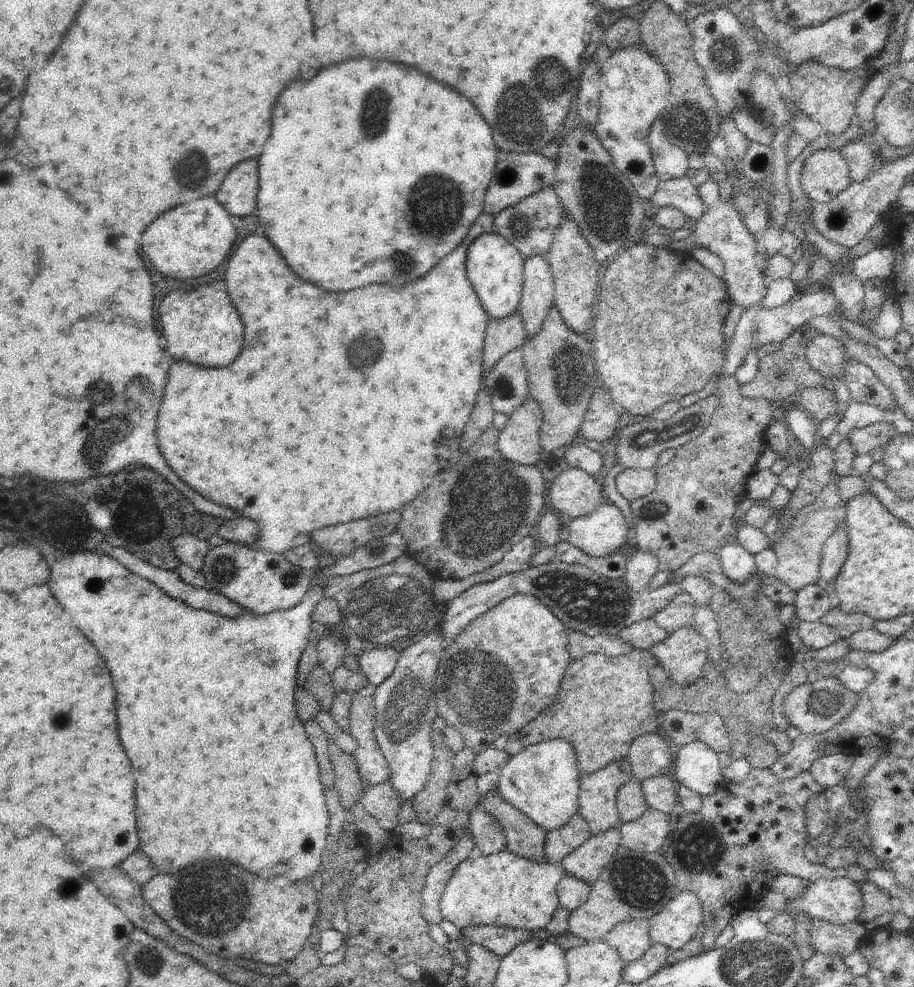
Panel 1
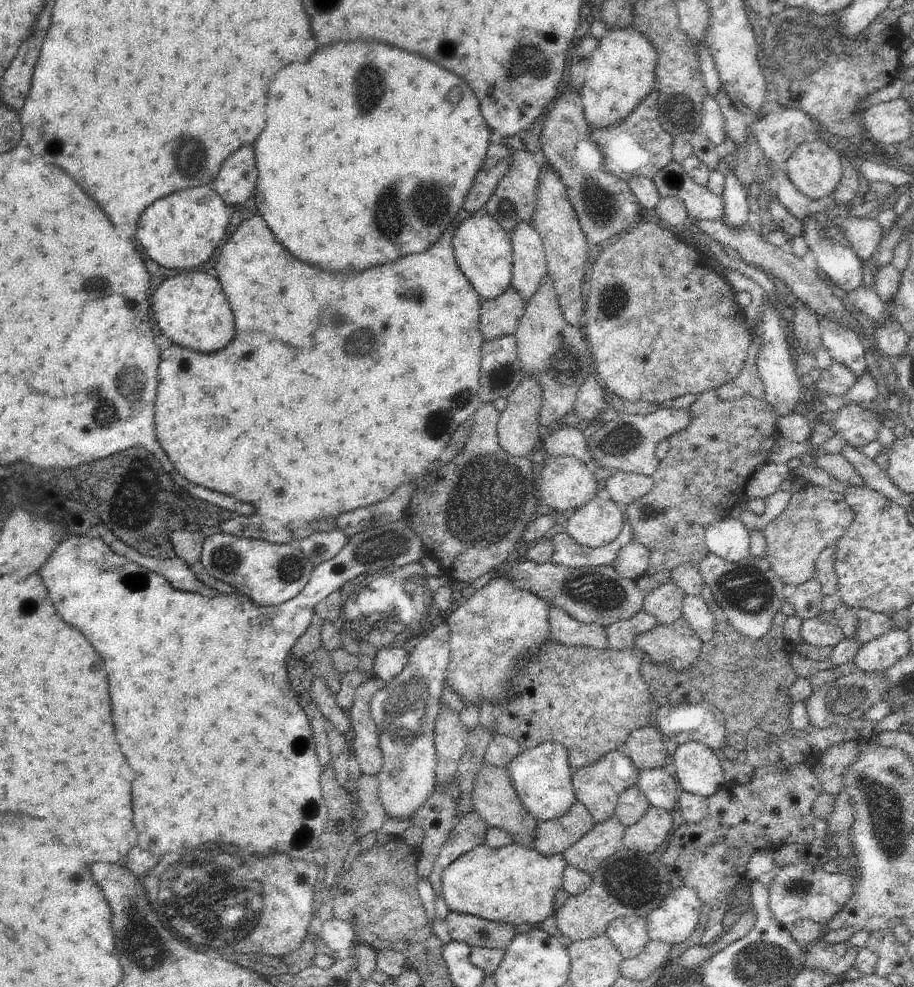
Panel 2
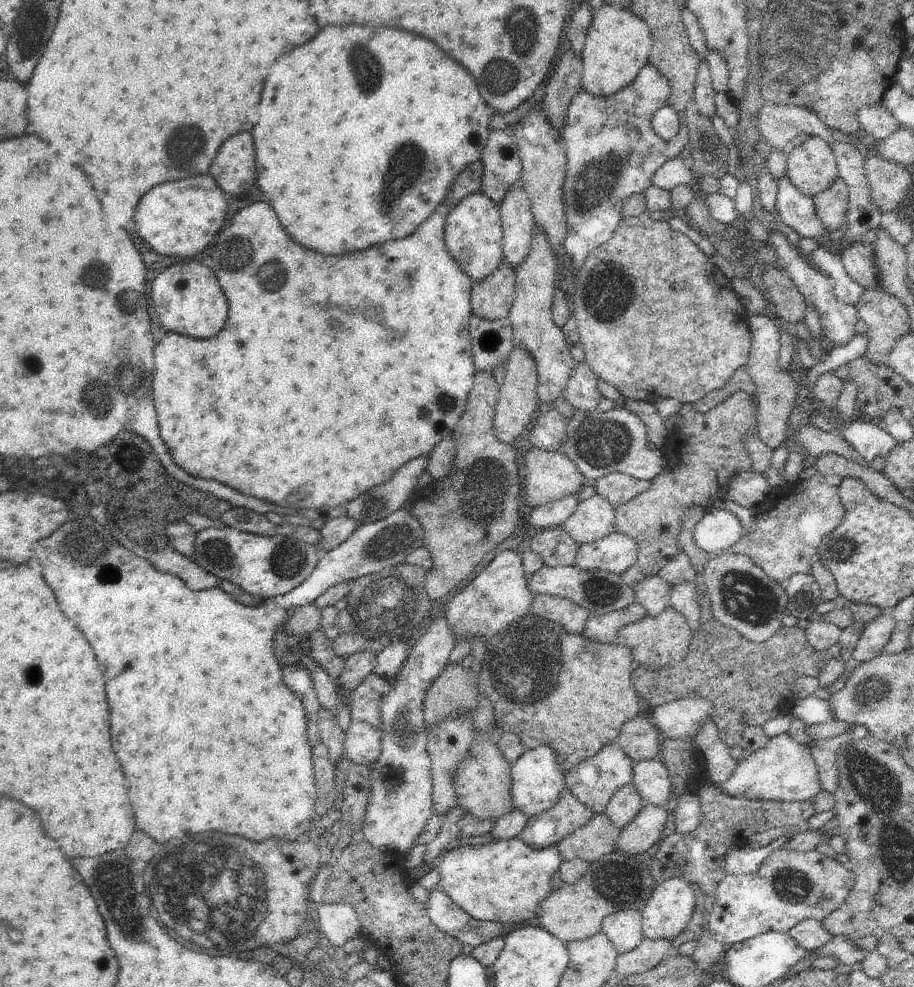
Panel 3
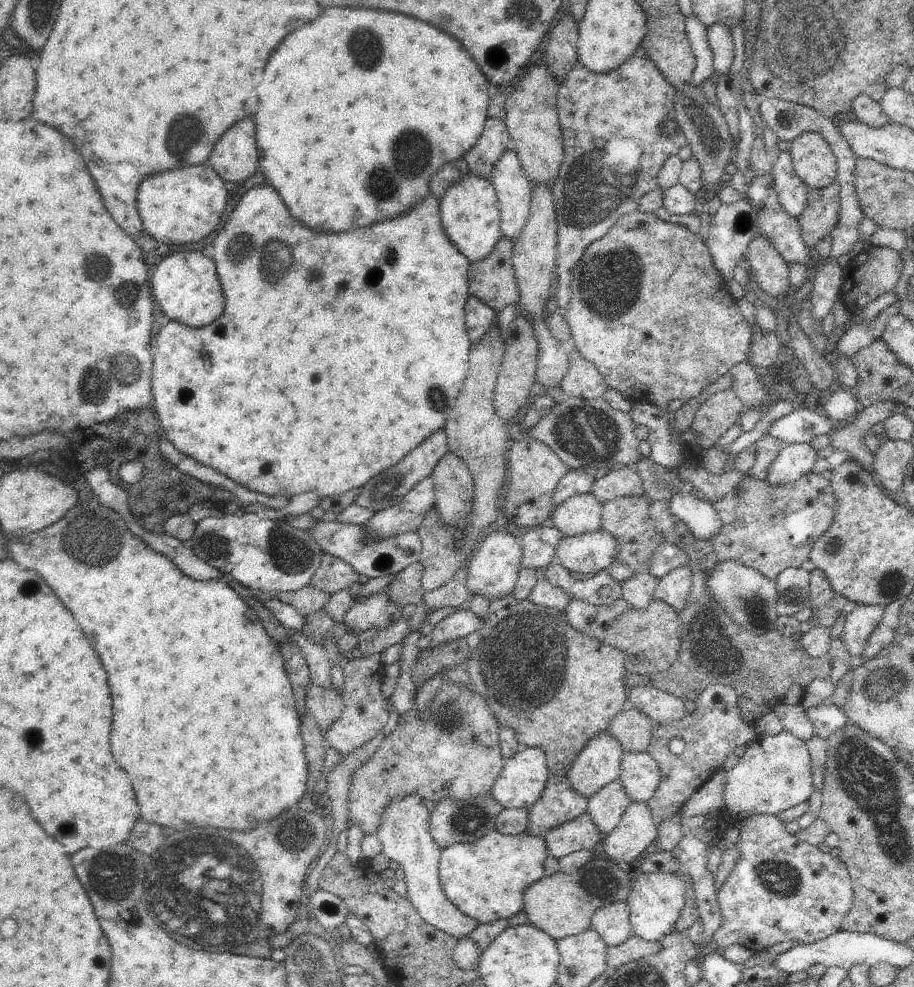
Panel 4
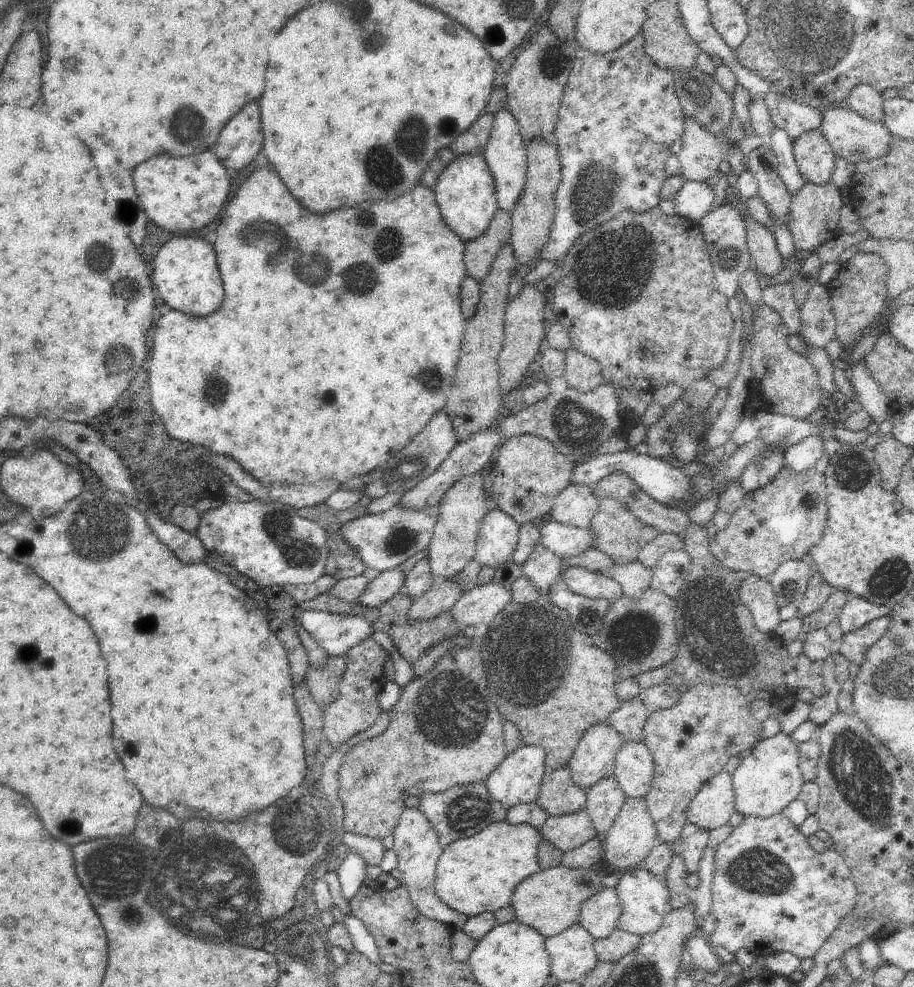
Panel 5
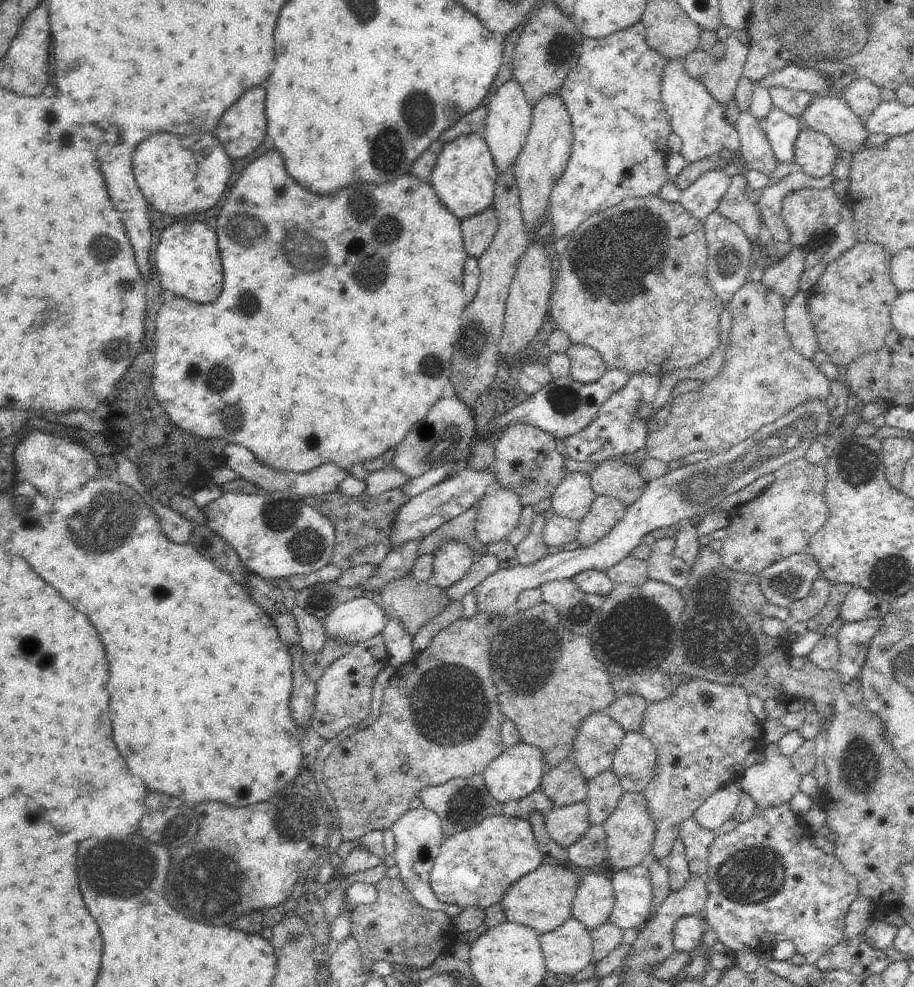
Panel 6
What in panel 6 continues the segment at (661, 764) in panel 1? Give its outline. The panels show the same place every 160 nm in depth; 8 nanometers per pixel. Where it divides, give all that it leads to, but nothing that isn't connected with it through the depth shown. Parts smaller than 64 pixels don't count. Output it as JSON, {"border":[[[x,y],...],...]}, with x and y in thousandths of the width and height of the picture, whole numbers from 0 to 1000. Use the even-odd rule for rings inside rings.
{"border":[[[683,704],[664,715],[660,721],[676,732],[685,743],[687,741],[700,743],[710,712],[700,704]]]}

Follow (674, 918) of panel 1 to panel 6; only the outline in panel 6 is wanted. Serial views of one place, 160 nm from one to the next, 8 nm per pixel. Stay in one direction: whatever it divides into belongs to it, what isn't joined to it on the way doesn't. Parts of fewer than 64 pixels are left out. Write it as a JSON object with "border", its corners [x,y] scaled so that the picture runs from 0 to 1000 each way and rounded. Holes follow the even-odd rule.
{"border":[[[707,874],[677,881],[667,889],[673,913],[665,934],[676,940],[700,941],[712,926],[714,900]]]}

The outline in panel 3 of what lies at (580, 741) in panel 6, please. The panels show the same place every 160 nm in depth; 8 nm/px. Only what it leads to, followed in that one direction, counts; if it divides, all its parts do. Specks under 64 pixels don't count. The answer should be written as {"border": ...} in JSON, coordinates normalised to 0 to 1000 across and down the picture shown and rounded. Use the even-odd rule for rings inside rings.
{"border":[[[670,752],[656,758],[654,764],[643,768],[628,776],[626,780],[618,783],[619,797],[635,811],[639,813],[651,825],[661,824],[661,817],[670,809],[670,804],[684,796],[691,793],[691,776],[693,771],[681,761],[675,753]]]}

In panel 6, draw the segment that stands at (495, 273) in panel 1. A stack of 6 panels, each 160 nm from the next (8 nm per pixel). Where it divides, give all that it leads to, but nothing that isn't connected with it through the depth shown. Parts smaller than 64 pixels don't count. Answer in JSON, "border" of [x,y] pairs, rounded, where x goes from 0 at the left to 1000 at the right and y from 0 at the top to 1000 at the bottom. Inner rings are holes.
{"border":[[[516,135],[486,147],[468,184],[488,213],[505,225],[539,209],[545,179],[538,155],[527,136]]]}

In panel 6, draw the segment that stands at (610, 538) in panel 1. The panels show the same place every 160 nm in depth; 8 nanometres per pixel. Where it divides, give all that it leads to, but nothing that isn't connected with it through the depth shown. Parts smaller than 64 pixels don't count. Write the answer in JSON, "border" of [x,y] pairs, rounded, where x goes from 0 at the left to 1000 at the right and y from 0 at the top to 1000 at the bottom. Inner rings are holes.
{"border":[[[621,479],[604,502],[602,521],[635,529],[646,519],[652,504],[646,481]]]}

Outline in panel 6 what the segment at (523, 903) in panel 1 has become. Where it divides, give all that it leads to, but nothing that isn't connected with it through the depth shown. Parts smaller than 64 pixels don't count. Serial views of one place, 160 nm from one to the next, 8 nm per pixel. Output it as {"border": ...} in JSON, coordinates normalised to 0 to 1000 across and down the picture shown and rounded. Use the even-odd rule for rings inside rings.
{"border":[[[557,826],[537,827],[487,850],[470,882],[472,901],[481,914],[531,922],[548,914],[563,894],[591,876],[593,866],[579,832]]]}

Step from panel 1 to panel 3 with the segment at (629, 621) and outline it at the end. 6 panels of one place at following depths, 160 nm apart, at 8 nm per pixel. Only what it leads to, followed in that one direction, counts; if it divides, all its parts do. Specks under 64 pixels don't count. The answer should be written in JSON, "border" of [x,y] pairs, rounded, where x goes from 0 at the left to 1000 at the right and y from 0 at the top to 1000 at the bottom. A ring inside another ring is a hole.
{"border":[[[594,572],[580,588],[577,588],[577,597],[582,603],[597,602],[626,608],[632,614],[646,618],[650,623],[683,618],[694,611],[693,594],[685,593],[677,581],[667,581],[662,576],[637,578],[630,573]]]}

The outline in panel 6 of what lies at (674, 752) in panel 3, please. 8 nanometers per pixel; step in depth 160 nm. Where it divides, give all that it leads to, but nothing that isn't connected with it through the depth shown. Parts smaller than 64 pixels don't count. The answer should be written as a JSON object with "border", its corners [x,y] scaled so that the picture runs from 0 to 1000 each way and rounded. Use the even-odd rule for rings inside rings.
{"border":[[[769,687],[749,688],[740,696],[732,708],[710,712],[702,733],[702,743],[719,762],[716,788],[704,802],[717,835],[714,860],[706,869],[706,874],[720,870],[729,872],[746,834],[758,827],[761,820],[789,796],[806,791],[814,782],[814,768],[821,762],[828,762],[835,756],[835,735],[821,719],[819,703],[812,694],[791,694]]]}

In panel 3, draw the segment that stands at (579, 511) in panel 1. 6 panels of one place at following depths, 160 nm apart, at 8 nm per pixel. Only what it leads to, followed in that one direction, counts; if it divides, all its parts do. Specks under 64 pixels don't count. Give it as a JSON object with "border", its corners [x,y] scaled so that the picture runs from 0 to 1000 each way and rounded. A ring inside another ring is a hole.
{"border":[[[577,452],[572,461],[575,474],[575,483],[571,485],[573,510],[584,516],[598,510],[605,511],[611,505],[633,501],[642,490],[630,470],[616,459]]]}

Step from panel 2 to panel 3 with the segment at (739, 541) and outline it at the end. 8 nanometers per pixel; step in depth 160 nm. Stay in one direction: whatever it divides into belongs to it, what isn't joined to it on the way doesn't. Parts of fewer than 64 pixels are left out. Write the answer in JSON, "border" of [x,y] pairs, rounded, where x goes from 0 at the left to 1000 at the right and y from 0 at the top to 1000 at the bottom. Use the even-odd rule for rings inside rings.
{"border":[[[796,517],[774,518],[761,531],[759,548],[769,560],[788,559],[803,553],[814,538],[810,527]]]}

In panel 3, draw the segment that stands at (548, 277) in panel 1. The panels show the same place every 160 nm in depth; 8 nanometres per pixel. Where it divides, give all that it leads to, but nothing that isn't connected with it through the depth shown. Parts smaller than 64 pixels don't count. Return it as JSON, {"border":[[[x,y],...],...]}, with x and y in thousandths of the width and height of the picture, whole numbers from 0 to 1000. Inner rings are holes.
{"border":[[[570,187],[560,188],[544,210],[550,232],[550,262],[565,275],[573,267],[573,261],[578,261],[582,249],[585,224],[580,201]]]}

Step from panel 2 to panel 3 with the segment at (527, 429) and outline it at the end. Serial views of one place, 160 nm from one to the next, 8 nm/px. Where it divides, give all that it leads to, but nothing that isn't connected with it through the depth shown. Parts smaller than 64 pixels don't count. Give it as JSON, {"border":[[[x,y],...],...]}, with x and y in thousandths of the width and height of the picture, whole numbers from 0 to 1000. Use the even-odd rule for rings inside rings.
{"border":[[[561,351],[560,359],[556,363],[554,381],[546,394],[545,406],[542,412],[539,425],[540,442],[554,450],[561,451],[571,438],[575,436],[582,425],[585,424],[586,417],[593,414],[588,403],[588,371],[582,359],[571,351]]]}

